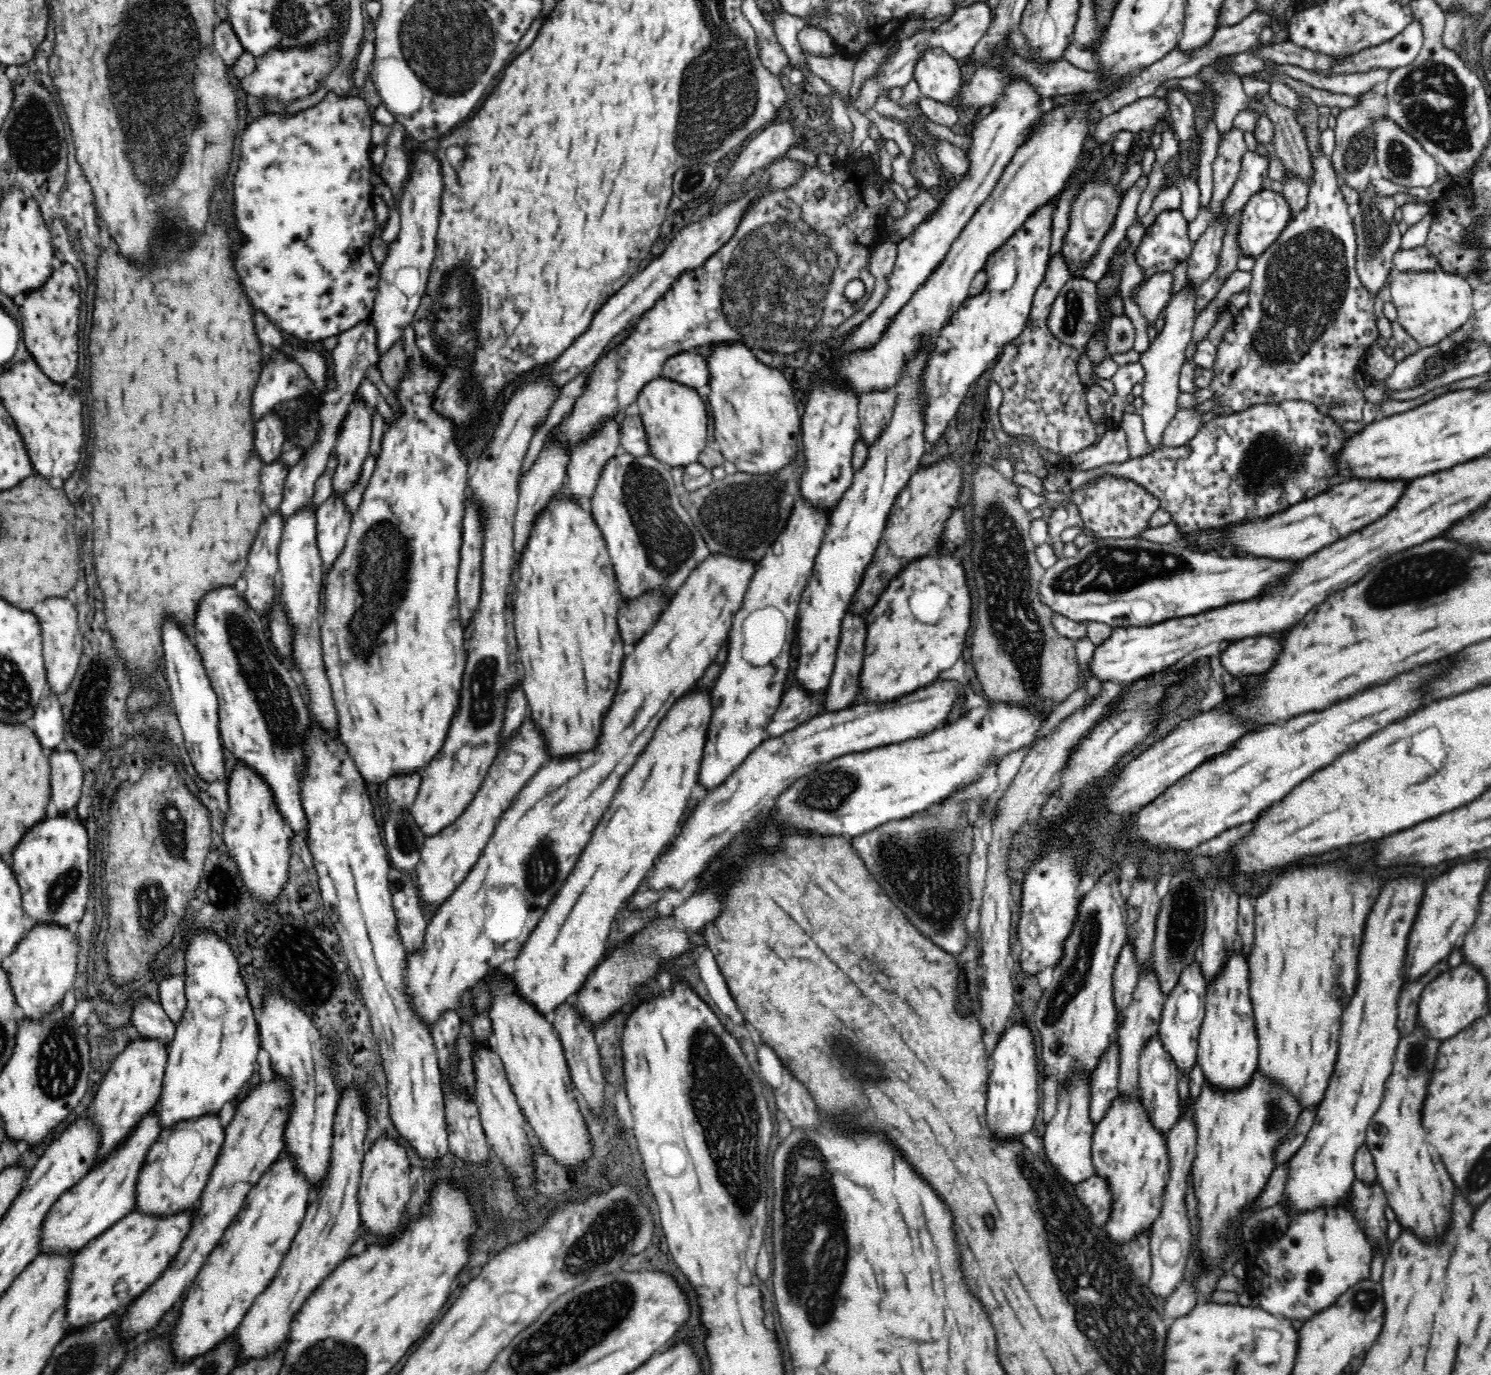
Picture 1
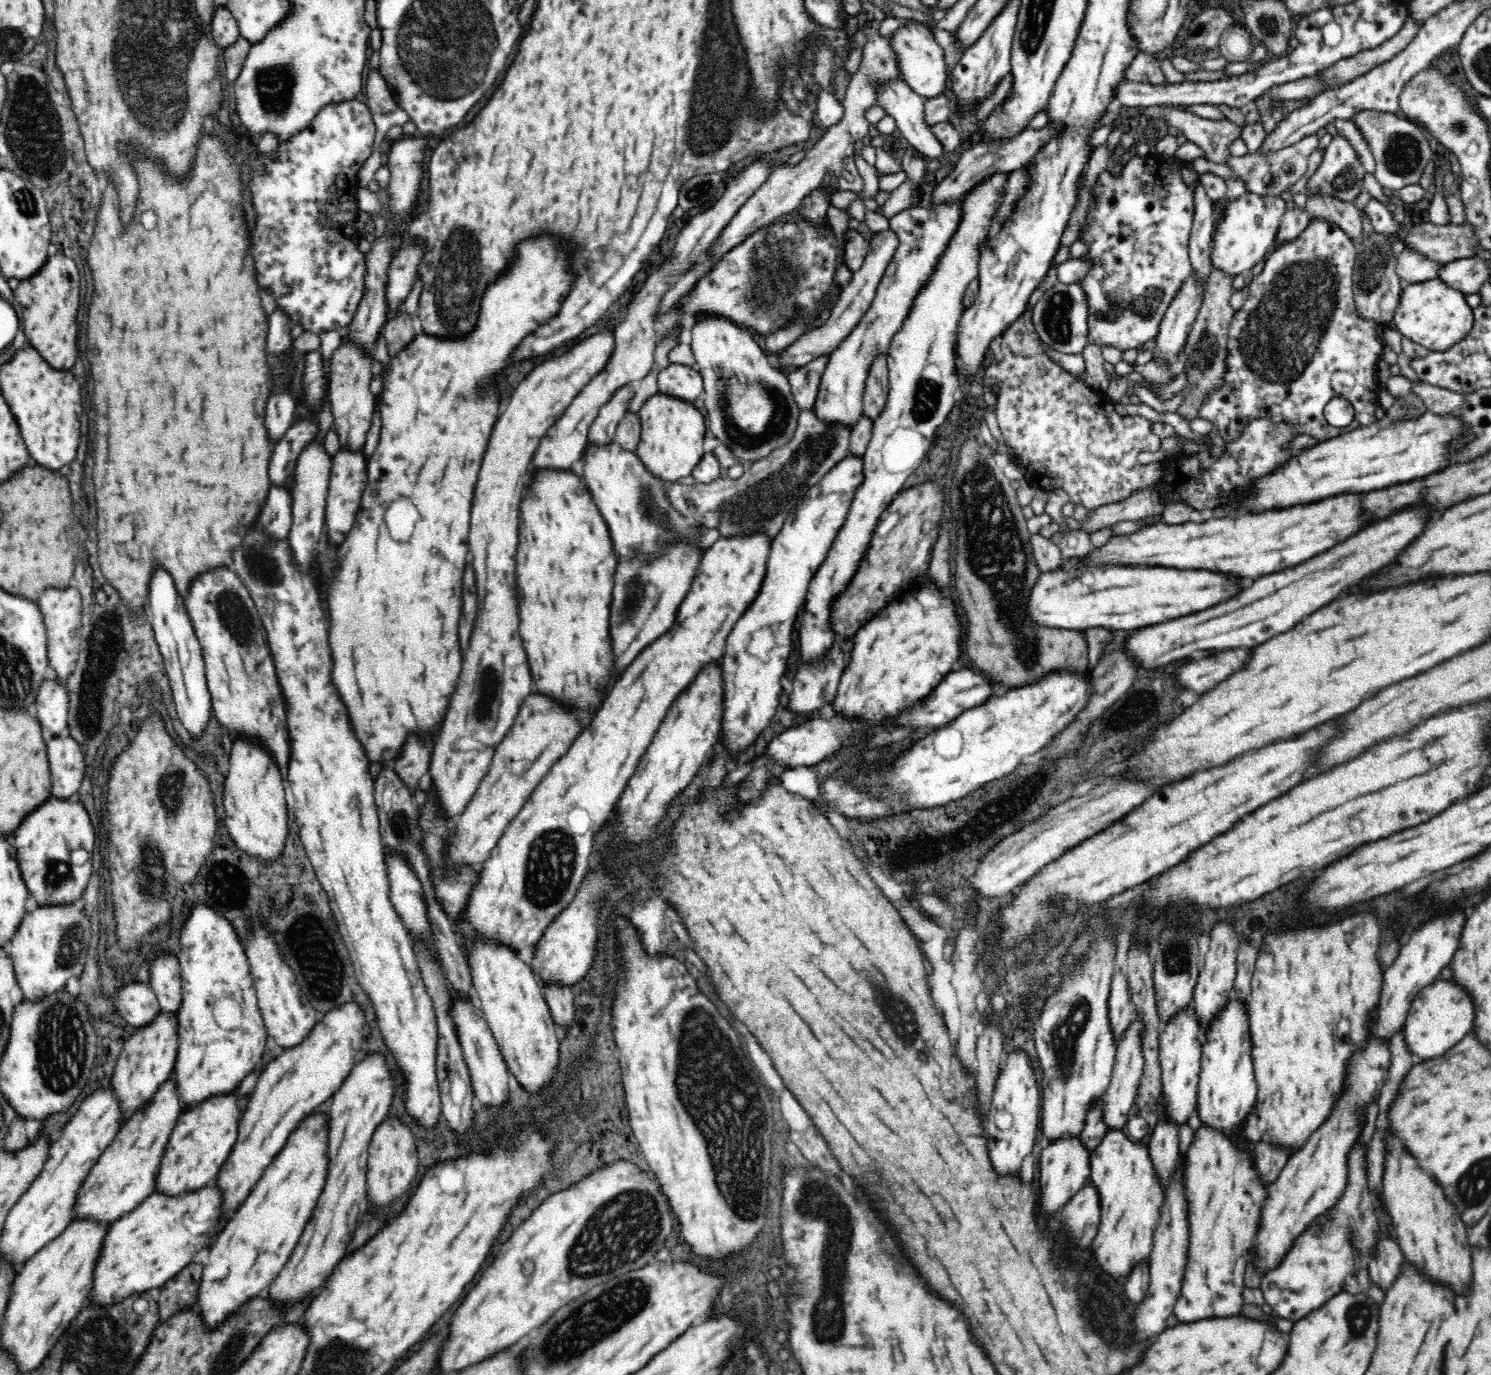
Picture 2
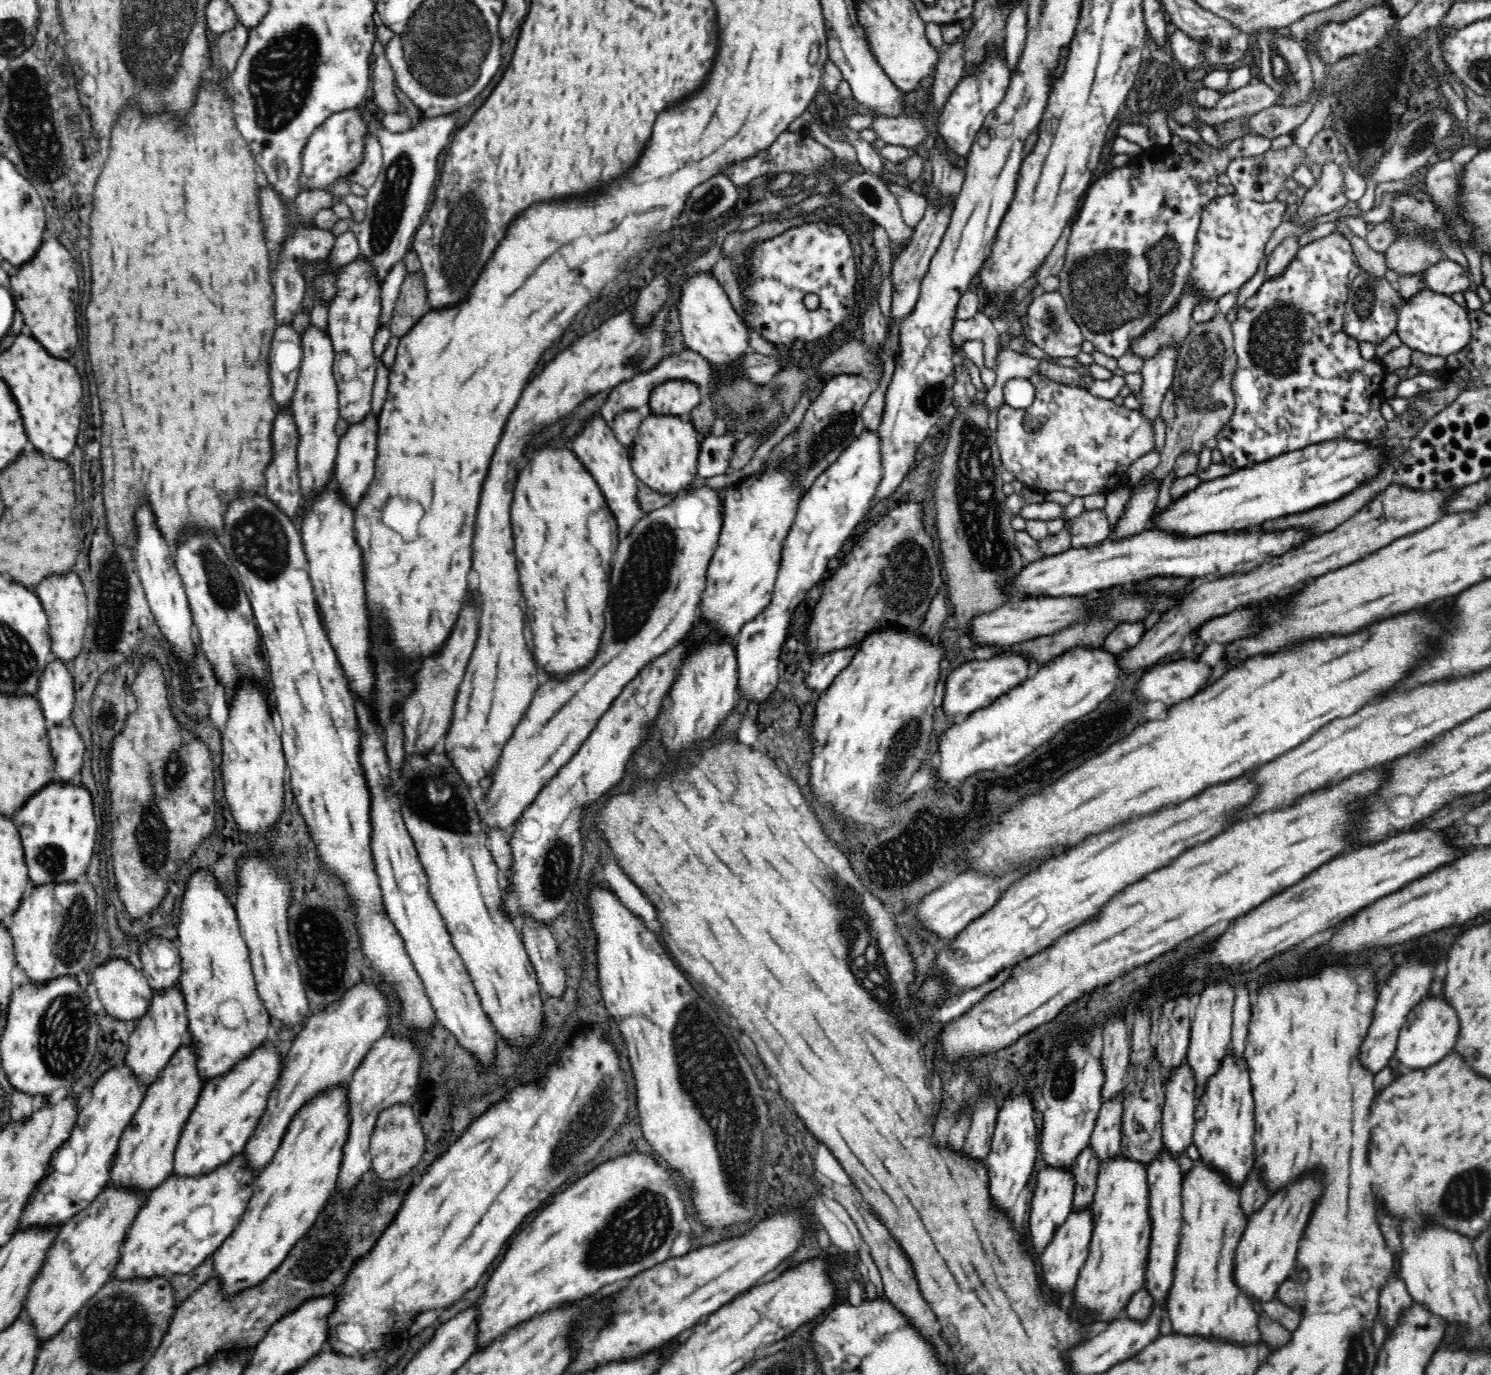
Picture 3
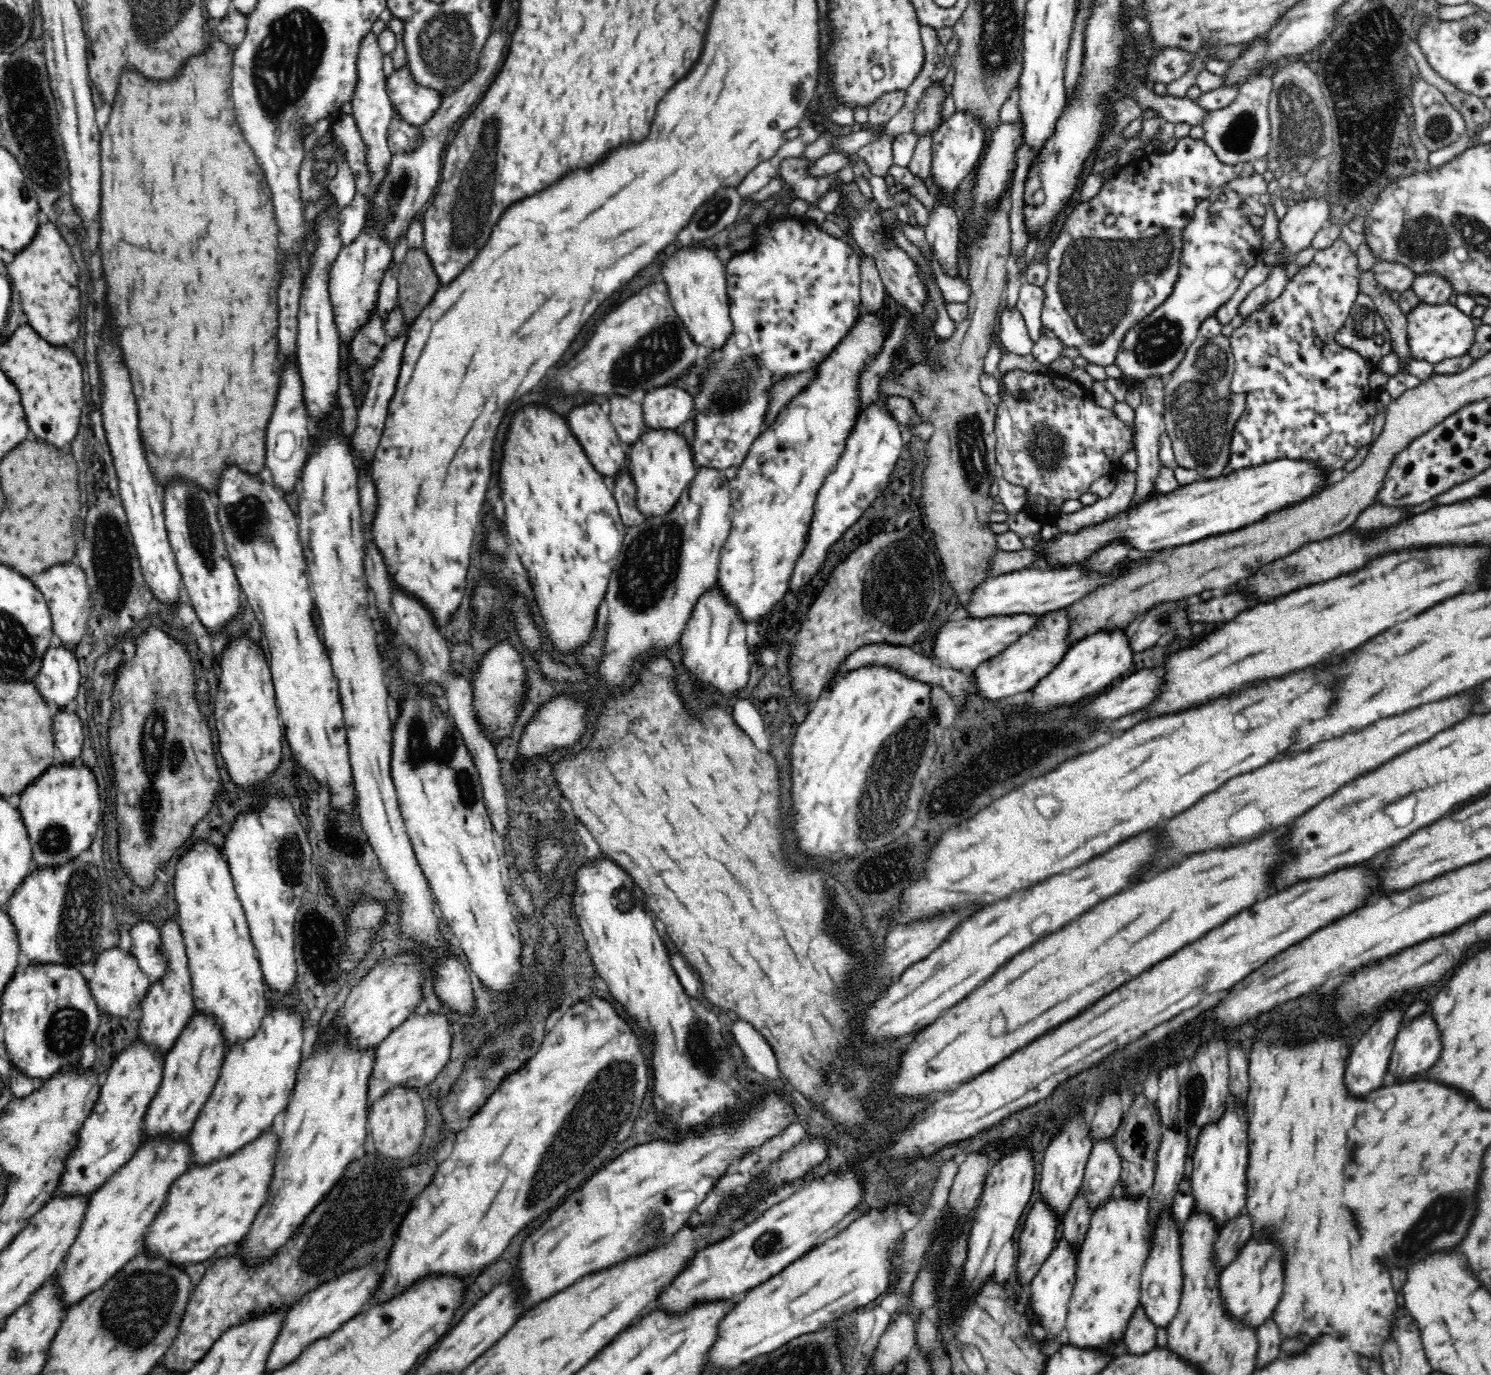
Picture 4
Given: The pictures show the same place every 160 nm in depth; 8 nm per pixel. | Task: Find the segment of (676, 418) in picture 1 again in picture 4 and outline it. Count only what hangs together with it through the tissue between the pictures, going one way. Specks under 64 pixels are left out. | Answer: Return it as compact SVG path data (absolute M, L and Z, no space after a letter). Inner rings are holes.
M650 430L631 446L625 447L626 466L636 489L636 508L644 520L667 515L694 480L696 466L691 446L679 430Z

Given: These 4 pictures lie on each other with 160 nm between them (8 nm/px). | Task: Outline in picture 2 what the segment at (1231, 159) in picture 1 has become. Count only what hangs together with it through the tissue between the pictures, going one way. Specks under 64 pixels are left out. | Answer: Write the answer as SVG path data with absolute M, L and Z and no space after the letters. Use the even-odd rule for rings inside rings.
M1158 105L1155 107L1146 107L1143 109L1143 114L1148 118L1149 122L1156 122L1158 118L1164 118L1172 126L1180 128L1186 135L1187 140L1191 140L1204 150L1206 158L1214 161L1216 164L1225 164L1229 158L1228 145L1232 144L1236 138L1239 138L1244 126L1253 125L1254 123L1262 123L1262 115L1256 106L1250 106L1245 109L1244 123L1238 125L1230 119L1205 119L1195 116L1190 112L1183 112L1178 110L1175 106Z

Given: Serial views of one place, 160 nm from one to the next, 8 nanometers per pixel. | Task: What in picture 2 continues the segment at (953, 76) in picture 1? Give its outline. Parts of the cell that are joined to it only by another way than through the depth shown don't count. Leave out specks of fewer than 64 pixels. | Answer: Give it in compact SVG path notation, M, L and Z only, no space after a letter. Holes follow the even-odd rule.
M906 19L905 23L892 32L888 43L898 61L899 78L902 79L916 94L926 100L937 97L948 80L948 69L944 63L944 49L936 42L934 35L926 25Z

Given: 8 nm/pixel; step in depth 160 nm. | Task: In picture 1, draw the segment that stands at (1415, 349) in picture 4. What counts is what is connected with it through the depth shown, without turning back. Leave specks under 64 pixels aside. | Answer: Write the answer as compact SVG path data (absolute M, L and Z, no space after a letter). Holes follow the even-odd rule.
M1442 270L1433 273L1414 274L1411 272L1394 272L1389 282L1391 301L1397 307L1397 322L1422 347L1440 345L1446 338L1456 334L1473 315L1473 284L1465 277L1450 274Z

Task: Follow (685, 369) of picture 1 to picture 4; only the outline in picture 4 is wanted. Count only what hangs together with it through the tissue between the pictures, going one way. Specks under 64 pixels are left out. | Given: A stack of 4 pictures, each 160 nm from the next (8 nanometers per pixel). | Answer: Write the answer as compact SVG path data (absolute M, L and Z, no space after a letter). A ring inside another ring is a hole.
M674 384L648 391L641 403L644 423L650 430L679 430L683 422L693 418L692 396Z

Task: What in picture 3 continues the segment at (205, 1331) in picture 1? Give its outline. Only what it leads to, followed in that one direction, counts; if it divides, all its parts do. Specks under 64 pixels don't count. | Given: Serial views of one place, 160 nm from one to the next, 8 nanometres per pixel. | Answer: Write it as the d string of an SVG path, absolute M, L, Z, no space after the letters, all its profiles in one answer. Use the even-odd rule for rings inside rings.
M344 1082L336 1086L328 1086L326 1090L320 1090L312 1099L305 1102L305 1105L294 1114L276 1155L258 1172L254 1182L254 1194L250 1197L248 1208L242 1215L239 1225L213 1255L215 1274L221 1280L225 1294L234 1294L250 1286L256 1286L262 1278L266 1278L285 1262L295 1243L306 1234L306 1230L312 1226L320 1210L337 1189L346 1141L350 1138L350 1122L352 1122L348 1085L348 1082Z

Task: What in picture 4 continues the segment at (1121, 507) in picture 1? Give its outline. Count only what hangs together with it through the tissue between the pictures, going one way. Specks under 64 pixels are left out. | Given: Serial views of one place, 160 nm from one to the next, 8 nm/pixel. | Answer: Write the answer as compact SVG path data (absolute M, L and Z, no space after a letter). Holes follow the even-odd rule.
M1045 368L1043 372L1030 373L1022 369L1008 370L998 378L999 392L995 399L997 402L997 411L995 414L995 433L997 436L997 444L995 447L995 455L997 456L997 463L1000 466L999 473L1014 486L1020 486L1026 491L1026 507L1025 510L1032 514L1032 518L1036 519L1041 526L1045 525L1049 521L1052 521L1056 517L1062 515L1062 505L1067 500L1078 500L1082 494L1089 492L1090 487L1100 476L1111 472L1113 475L1121 473L1120 458L1124 452L1128 452L1132 447L1132 431L1122 423L1112 409L1108 409L1099 405L1096 405L1093 396L1085 390L1075 378L1067 376L1066 374L1059 374L1052 372L1049 368Z

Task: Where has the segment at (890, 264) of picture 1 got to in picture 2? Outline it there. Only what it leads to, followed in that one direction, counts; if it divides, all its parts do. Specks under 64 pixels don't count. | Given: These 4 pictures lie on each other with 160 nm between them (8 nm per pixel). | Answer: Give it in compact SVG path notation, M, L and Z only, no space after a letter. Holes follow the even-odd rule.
M820 357L806 366L789 371L787 379L791 386L791 393L801 410L810 410L814 406L828 359L829 357Z

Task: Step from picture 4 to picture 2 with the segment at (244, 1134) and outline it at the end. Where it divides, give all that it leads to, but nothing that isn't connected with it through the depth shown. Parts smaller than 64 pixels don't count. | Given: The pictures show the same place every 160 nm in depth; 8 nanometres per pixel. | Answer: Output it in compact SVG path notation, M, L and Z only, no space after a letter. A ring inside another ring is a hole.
M238 1087L230 1090L228 1094L214 1094L213 1097L206 1098L196 1106L185 1110L178 1118L176 1128L168 1141L166 1154L161 1158L160 1174L157 1176L158 1184L156 1191L164 1194L182 1194L189 1191L196 1191L208 1184L216 1181L222 1165L226 1162L234 1150L234 1144L238 1141L240 1132L240 1122L242 1122L243 1110L240 1107L241 1099L249 1099L250 1094L241 1095Z

